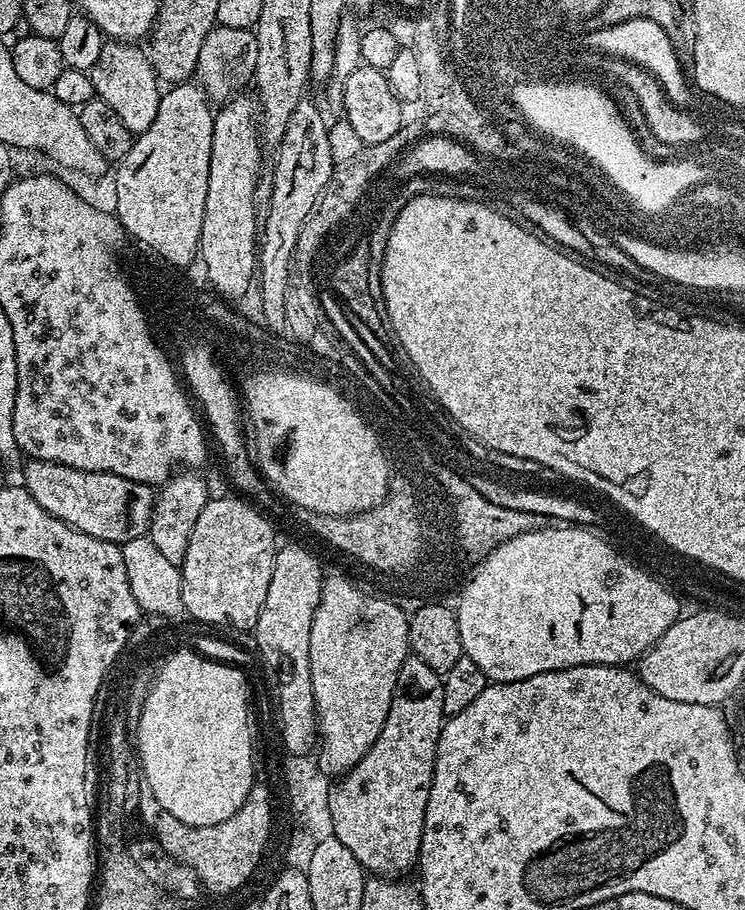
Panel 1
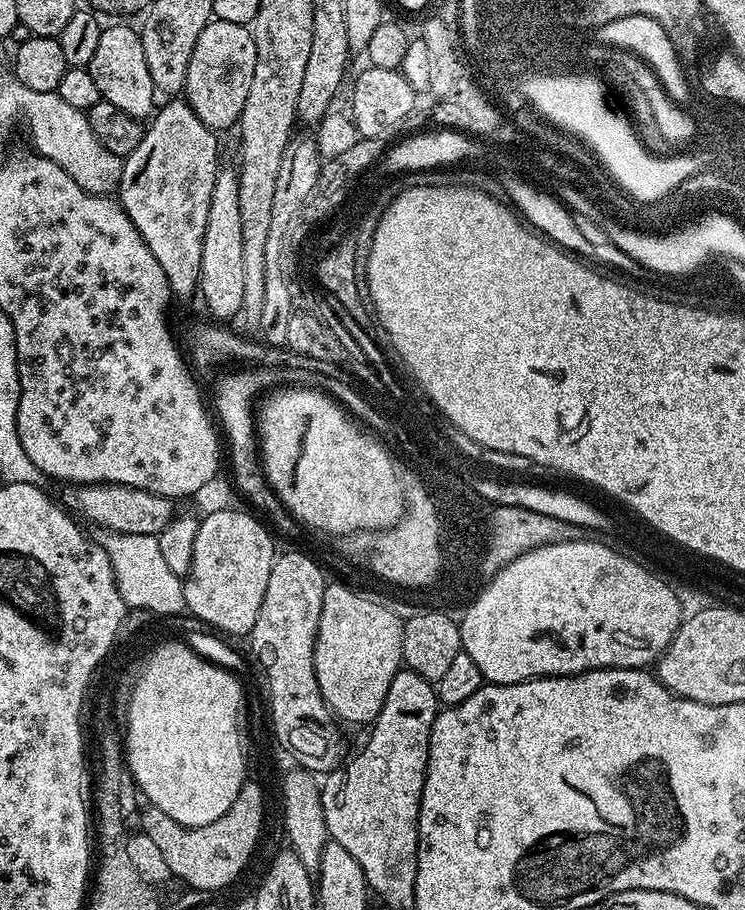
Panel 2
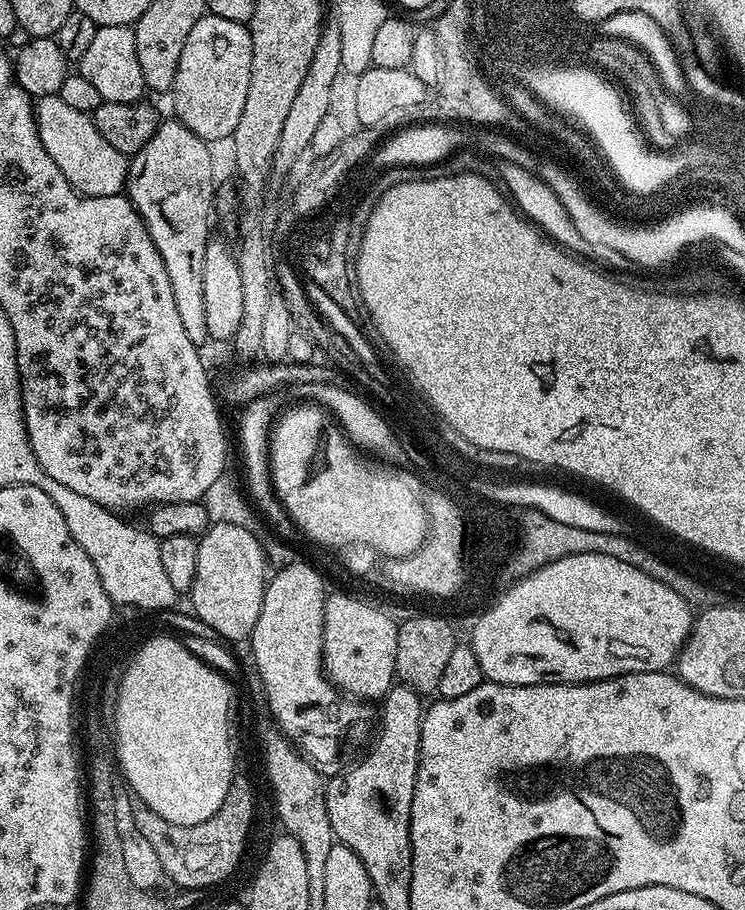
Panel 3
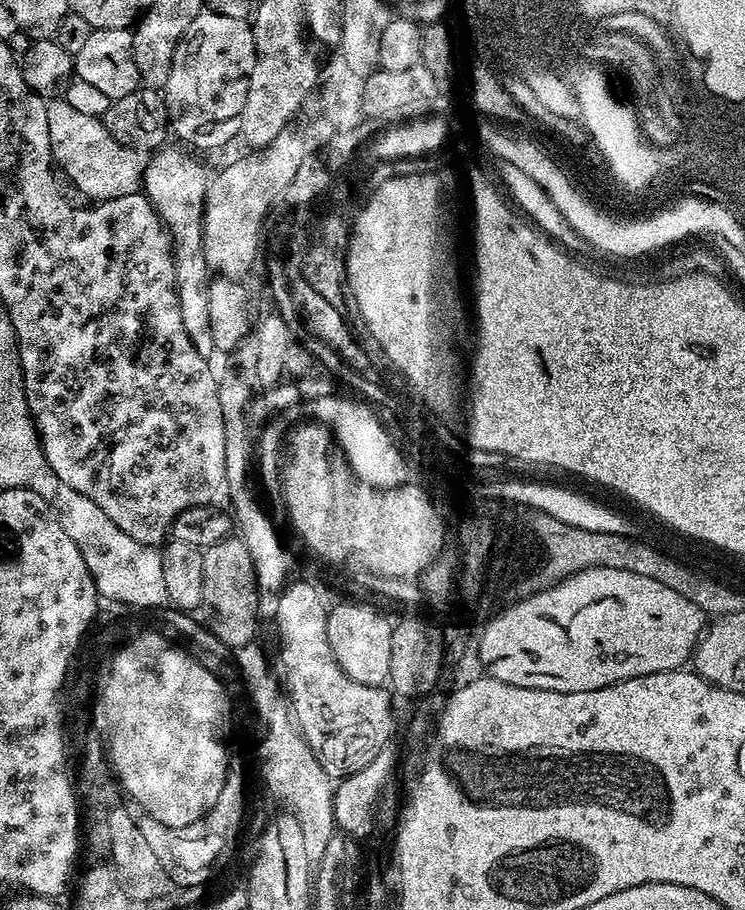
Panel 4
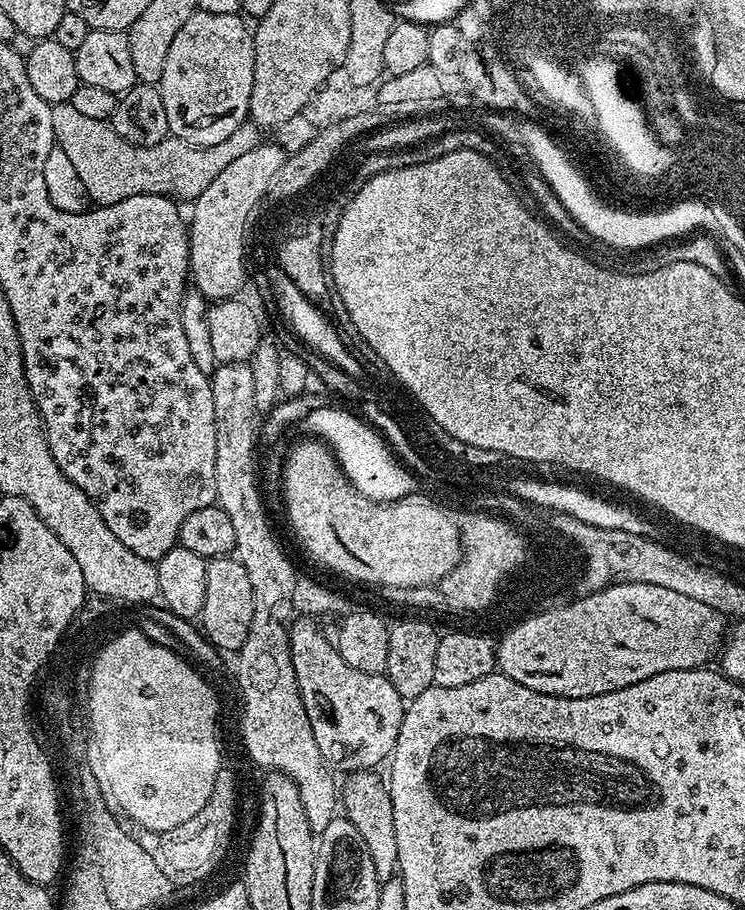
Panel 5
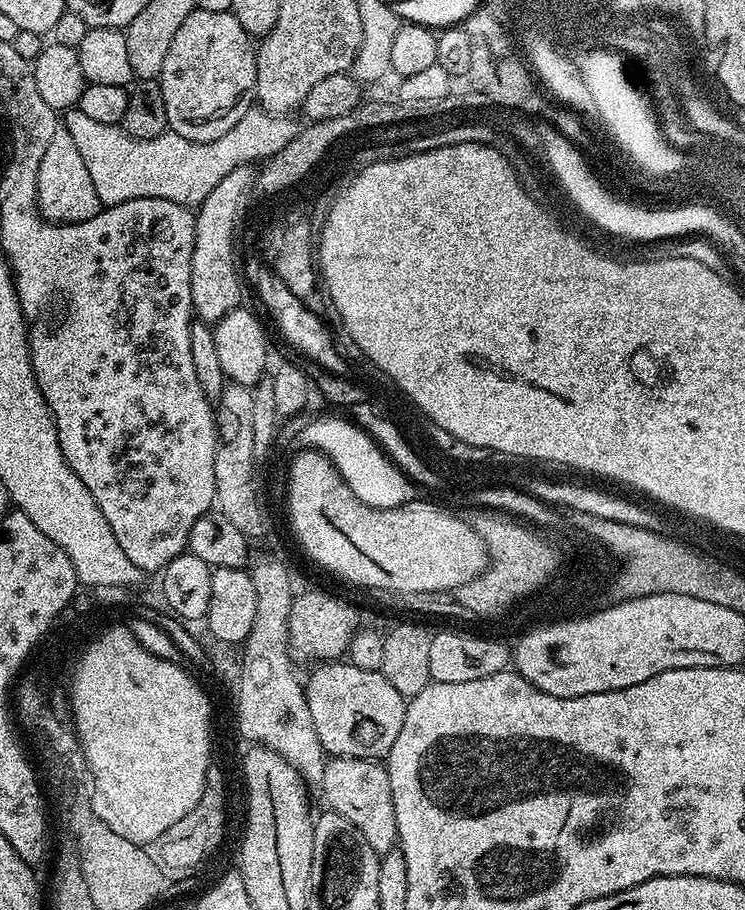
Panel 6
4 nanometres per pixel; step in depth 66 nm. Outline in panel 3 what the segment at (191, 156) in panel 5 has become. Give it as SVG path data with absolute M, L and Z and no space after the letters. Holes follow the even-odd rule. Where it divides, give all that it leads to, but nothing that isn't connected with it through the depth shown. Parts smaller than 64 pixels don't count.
M60 95L41 96L35 101L36 125L42 138L42 146L54 158L58 170L66 174L73 189L82 196L118 196L125 191L128 183L129 157L122 155L94 126L91 115L74 110Z

